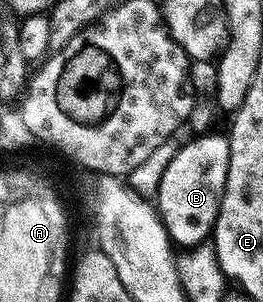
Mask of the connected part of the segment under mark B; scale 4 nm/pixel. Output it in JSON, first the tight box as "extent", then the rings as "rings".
{"extent":[155,133,229,248],"rings":[[[213,133],[190,137],[190,142],[182,141],[175,156],[171,156],[171,164],[167,164],[167,172],[163,172],[163,180],[159,180],[155,207],[169,237],[181,248],[202,245],[212,235],[219,216],[229,167],[229,139],[224,133]]]}

